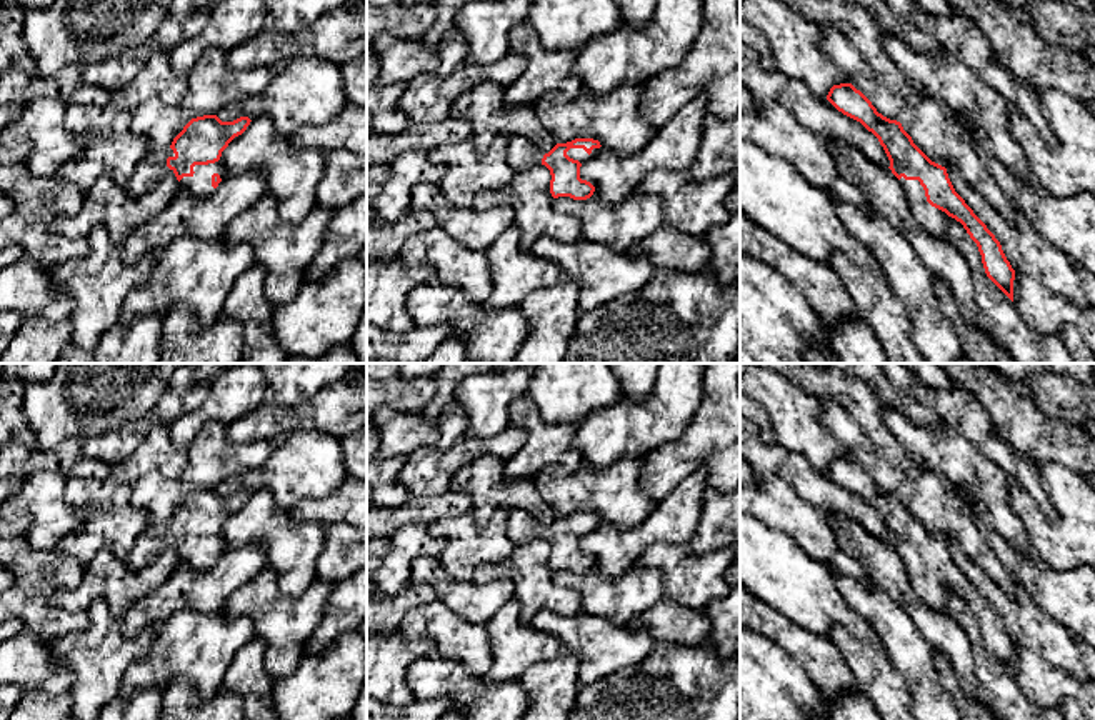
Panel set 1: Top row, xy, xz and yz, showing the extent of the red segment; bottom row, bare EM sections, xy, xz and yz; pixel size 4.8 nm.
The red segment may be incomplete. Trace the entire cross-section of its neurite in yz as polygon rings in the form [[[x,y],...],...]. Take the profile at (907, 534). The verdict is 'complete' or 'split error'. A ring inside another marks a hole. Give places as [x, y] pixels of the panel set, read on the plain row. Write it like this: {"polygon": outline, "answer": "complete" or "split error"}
{"polygon": [[[852,457],[833,458],[827,473],[878,512],[890,533],[888,542],[900,553],[917,595],[928,607],[943,613],[950,613],[947,593],[952,590],[960,595],[978,620],[987,650],[1013,675],[1015,643],[995,608],[955,565],[947,542],[932,535],[900,495],[878,487]]], "answer": "split error"}

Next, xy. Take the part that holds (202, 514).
{"polygon": [[[217,488],[192,492],[168,522],[148,523],[130,550],[127,567],[145,568],[168,547],[193,570],[212,567],[227,550],[222,525],[250,495],[248,490],[233,495],[222,495]]], "answer": "split error"}

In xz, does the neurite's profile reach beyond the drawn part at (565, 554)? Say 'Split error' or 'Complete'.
Split error

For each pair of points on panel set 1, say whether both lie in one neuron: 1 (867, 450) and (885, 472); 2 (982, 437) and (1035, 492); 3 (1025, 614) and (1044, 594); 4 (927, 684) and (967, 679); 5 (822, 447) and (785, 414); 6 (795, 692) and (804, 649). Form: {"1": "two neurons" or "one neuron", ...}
{"1": "one neuron", "2": "one neuron", "3": "two neurons", "4": "two neurons", "5": "one neuron", "6": "two neurons"}

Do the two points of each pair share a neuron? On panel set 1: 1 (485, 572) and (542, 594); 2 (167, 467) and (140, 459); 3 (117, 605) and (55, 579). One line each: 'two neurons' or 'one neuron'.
1: one neuron
2: one neuron
3: two neurons

